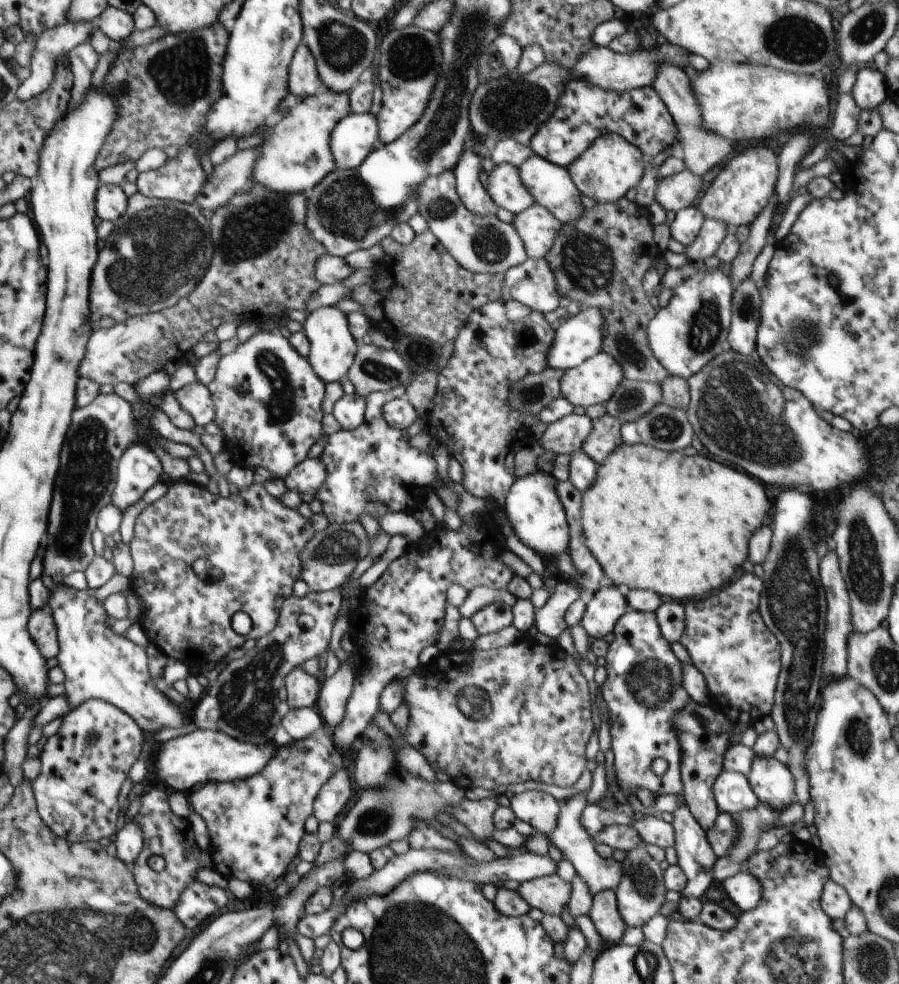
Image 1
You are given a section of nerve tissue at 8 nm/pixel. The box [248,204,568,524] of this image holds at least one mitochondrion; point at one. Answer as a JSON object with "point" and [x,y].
{"point":[283,404]}

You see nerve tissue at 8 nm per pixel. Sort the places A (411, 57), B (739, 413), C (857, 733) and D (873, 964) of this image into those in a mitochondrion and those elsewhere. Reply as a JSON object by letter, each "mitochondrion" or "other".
{"A":"mitochondrion","B":"mitochondrion","C":"mitochondrion","D":"mitochondrion"}

